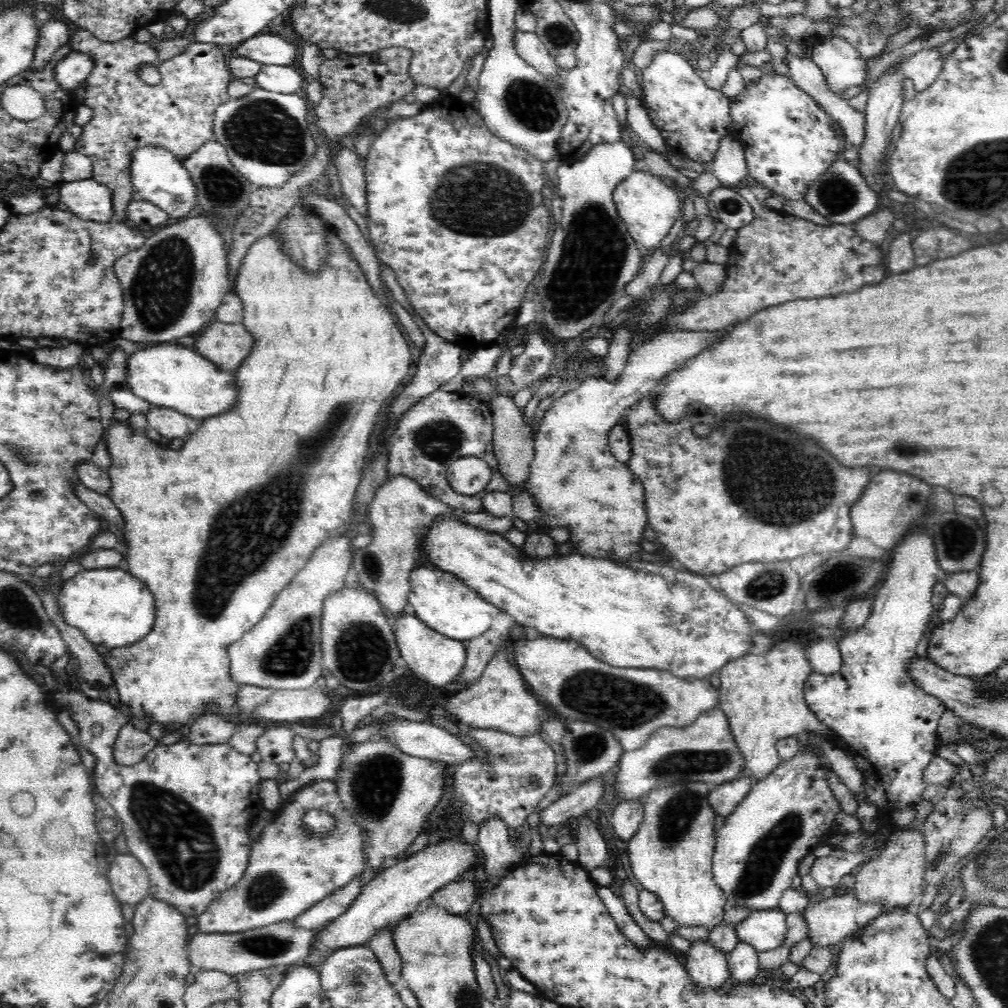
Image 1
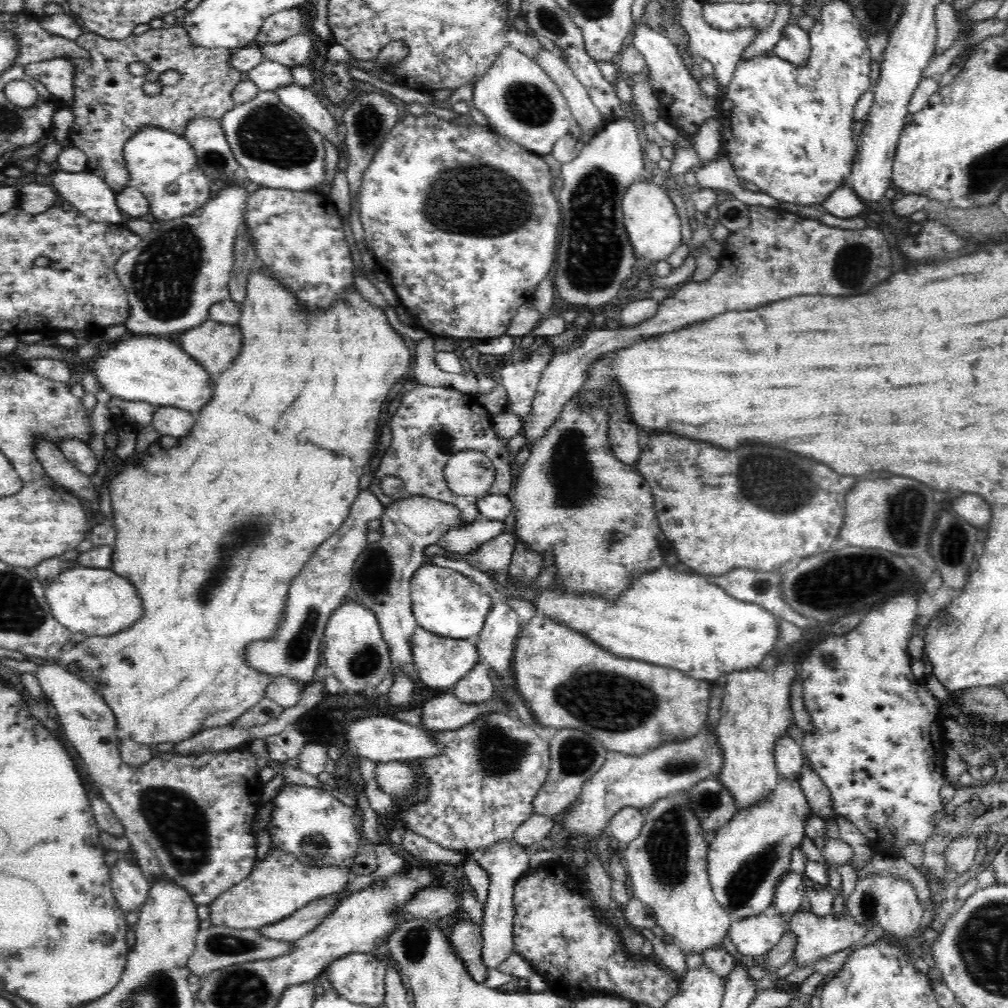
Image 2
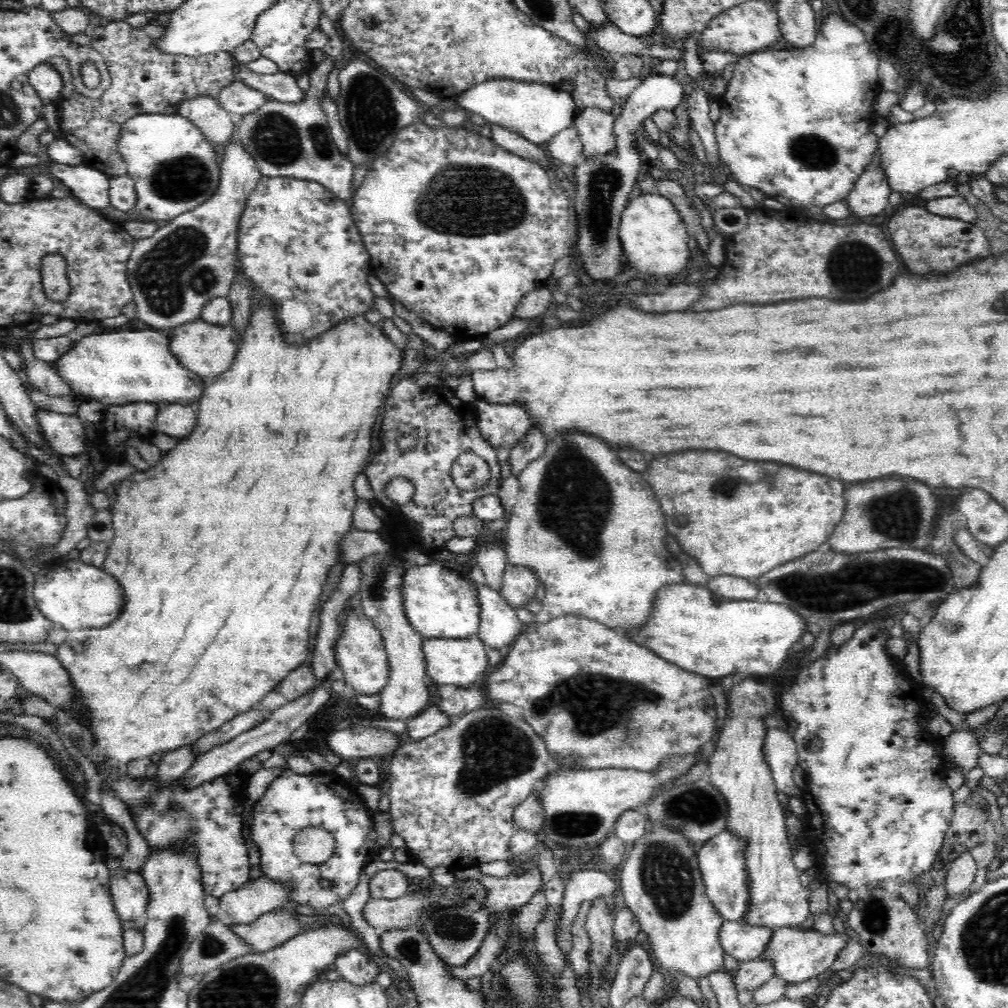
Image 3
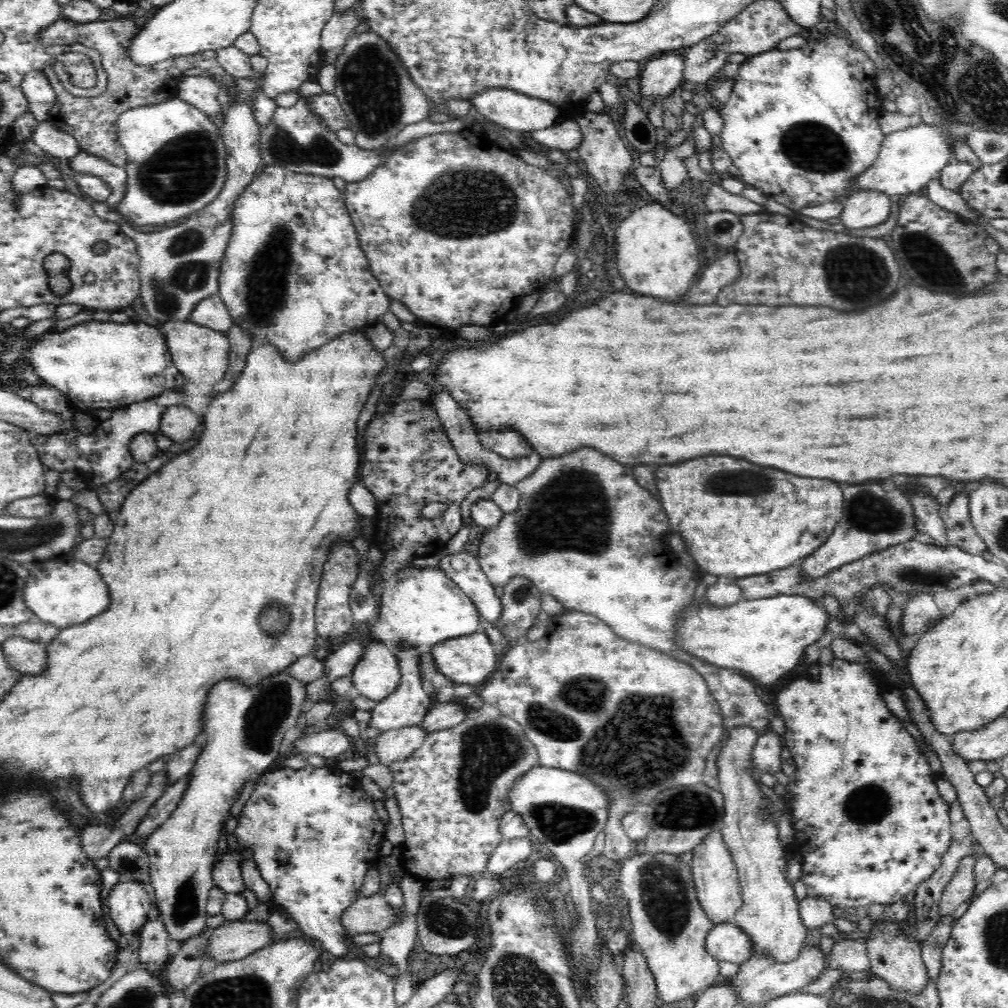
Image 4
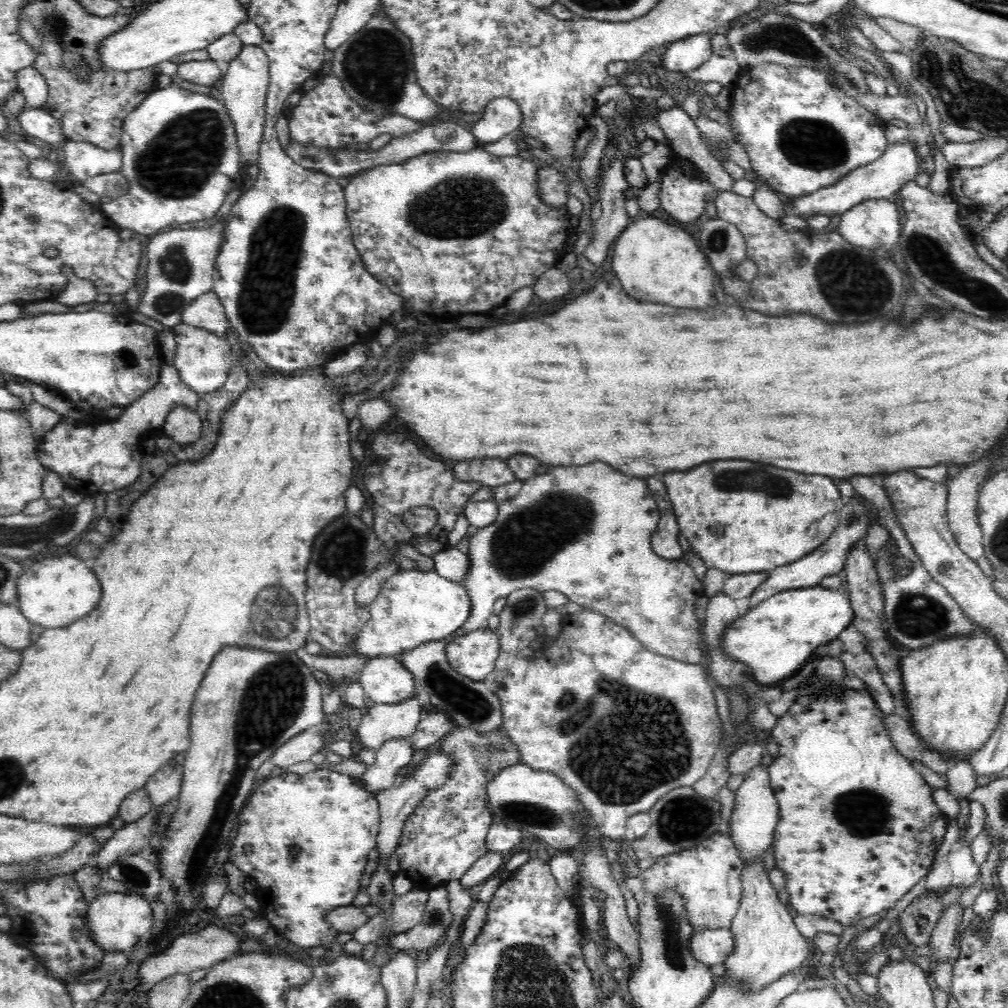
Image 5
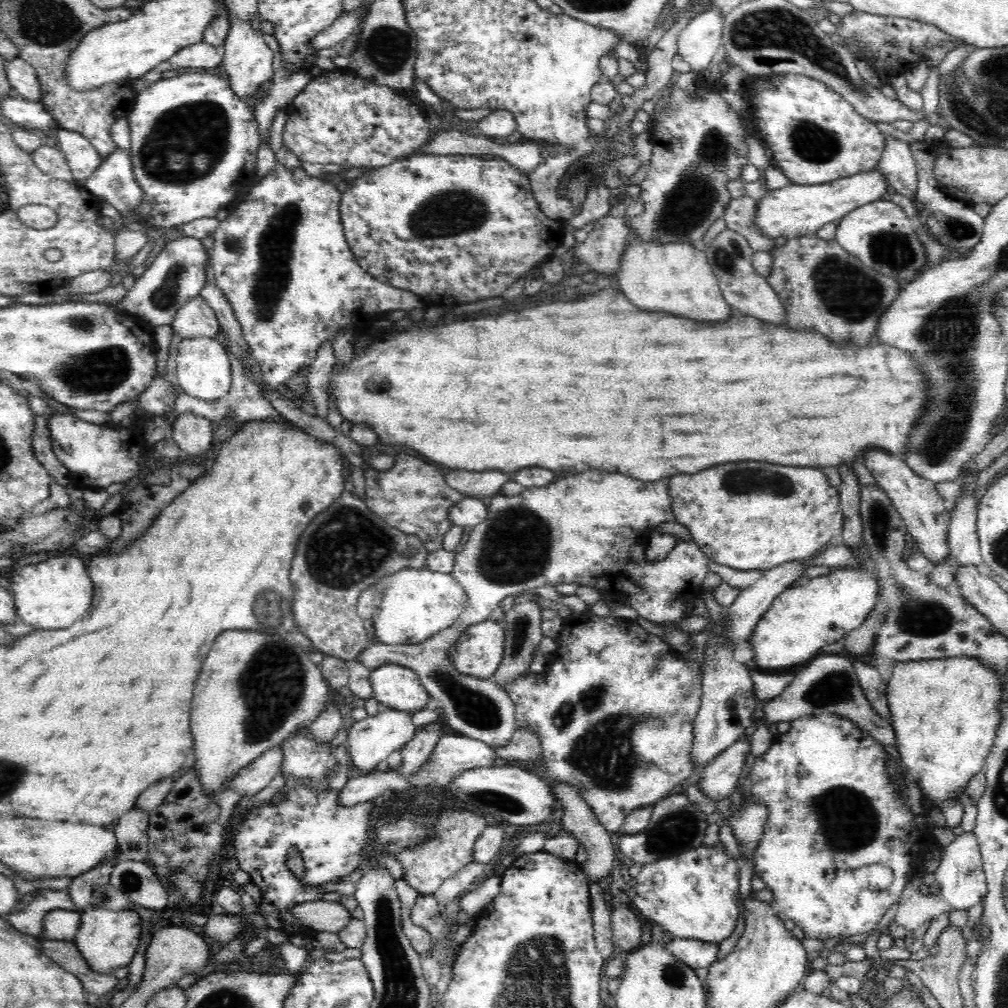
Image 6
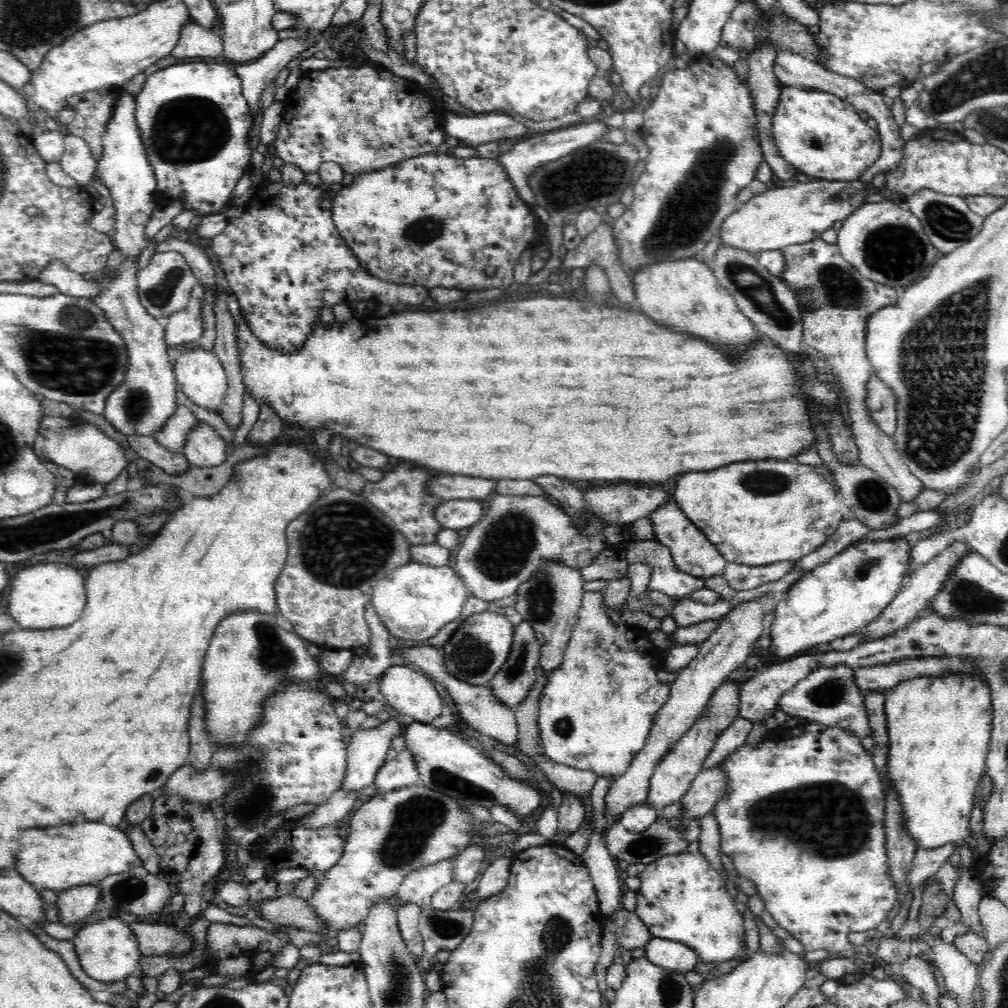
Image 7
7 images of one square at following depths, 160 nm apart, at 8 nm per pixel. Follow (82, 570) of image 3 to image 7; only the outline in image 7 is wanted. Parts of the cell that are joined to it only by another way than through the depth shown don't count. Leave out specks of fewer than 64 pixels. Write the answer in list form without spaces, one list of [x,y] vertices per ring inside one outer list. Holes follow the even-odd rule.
[[[43,563],[26,567],[10,578],[7,613],[22,628],[62,628],[82,616],[87,594],[84,578],[64,563]]]

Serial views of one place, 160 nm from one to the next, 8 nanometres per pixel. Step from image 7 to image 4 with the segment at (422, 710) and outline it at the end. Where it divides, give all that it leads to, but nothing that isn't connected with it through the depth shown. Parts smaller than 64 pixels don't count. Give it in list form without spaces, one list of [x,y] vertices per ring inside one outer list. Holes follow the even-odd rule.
[[[373,638],[364,643],[364,654],[352,672],[353,686],[361,695],[380,701],[398,688],[402,673],[393,646]]]

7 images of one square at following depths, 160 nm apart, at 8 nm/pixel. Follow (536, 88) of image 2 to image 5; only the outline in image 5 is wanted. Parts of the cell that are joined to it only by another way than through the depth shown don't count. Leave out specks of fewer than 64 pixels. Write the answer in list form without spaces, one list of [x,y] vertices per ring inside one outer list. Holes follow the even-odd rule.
[[[500,96],[486,104],[483,116],[471,131],[479,144],[496,142],[517,130],[521,125],[523,114],[516,100],[508,96]]]

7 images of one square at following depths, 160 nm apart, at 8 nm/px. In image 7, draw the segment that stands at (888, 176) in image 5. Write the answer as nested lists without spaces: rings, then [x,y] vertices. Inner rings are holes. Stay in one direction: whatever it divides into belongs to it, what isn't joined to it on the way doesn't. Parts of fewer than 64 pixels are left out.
[[[818,179],[809,183],[794,183],[754,195],[742,208],[734,211],[722,223],[718,236],[721,245],[745,250],[750,254],[778,250],[791,244],[802,244],[820,237],[836,220],[844,220],[871,192],[870,184],[858,179],[831,181]]]

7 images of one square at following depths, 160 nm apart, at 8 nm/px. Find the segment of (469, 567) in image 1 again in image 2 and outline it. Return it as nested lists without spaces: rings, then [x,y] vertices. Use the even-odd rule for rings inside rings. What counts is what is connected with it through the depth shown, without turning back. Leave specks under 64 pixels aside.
[[[666,565],[642,574],[616,600],[560,590],[532,592],[532,588],[518,588],[518,594],[534,600],[548,620],[579,632],[595,646],[624,658],[670,667],[698,680],[721,682],[729,672],[754,668],[780,642],[778,618],[770,611],[735,599],[710,577],[670,570]]]

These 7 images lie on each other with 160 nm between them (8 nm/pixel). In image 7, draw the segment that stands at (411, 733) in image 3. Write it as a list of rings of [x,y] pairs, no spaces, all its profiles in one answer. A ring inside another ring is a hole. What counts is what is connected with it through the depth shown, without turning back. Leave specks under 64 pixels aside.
[[[340,788],[330,795],[330,798],[321,805],[316,805],[310,809],[307,815],[300,820],[302,828],[319,830],[334,824],[336,820],[341,820],[356,806],[356,802],[363,797],[357,792]]]

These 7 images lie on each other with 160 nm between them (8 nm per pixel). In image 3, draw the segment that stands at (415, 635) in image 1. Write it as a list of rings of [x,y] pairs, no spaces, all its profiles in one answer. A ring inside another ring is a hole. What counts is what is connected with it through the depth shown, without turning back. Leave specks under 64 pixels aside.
[[[477,635],[465,639],[423,638],[422,650],[426,659],[427,680],[438,684],[466,687],[491,670],[488,663],[487,646]]]

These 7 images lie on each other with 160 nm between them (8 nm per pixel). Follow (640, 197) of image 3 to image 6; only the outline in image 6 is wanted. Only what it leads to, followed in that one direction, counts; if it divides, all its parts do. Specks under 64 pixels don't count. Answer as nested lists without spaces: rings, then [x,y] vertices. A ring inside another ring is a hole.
[[[634,235],[620,256],[616,276],[622,293],[642,310],[668,312],[702,322],[720,322],[732,316],[731,305],[723,297],[718,279],[700,246],[682,242],[660,244],[657,240],[646,242]]]

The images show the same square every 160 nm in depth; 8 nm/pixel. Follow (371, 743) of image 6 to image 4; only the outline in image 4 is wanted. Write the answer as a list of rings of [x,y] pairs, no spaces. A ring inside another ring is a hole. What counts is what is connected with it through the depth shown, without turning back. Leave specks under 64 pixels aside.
[[[403,646],[402,650],[396,651],[398,667],[400,667],[400,673],[402,673],[400,684],[398,684],[398,688],[395,688],[394,692],[390,693],[390,696],[386,696],[386,698],[377,701],[375,707],[369,710],[371,720],[368,728],[376,728],[376,730],[381,730],[383,733],[390,729],[421,724],[425,714],[429,711],[428,706],[430,706],[430,697],[429,689],[419,671],[419,652],[420,650],[403,648]]]

